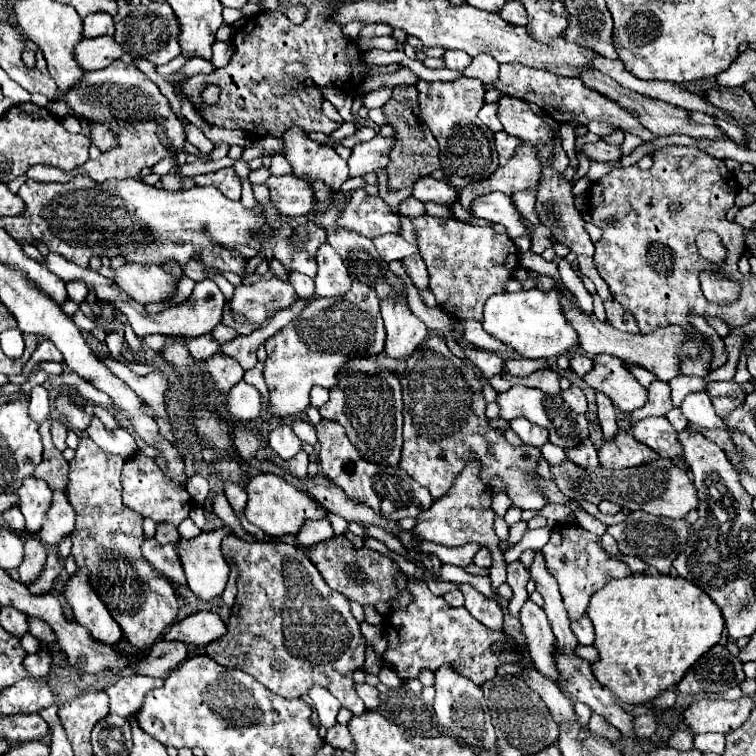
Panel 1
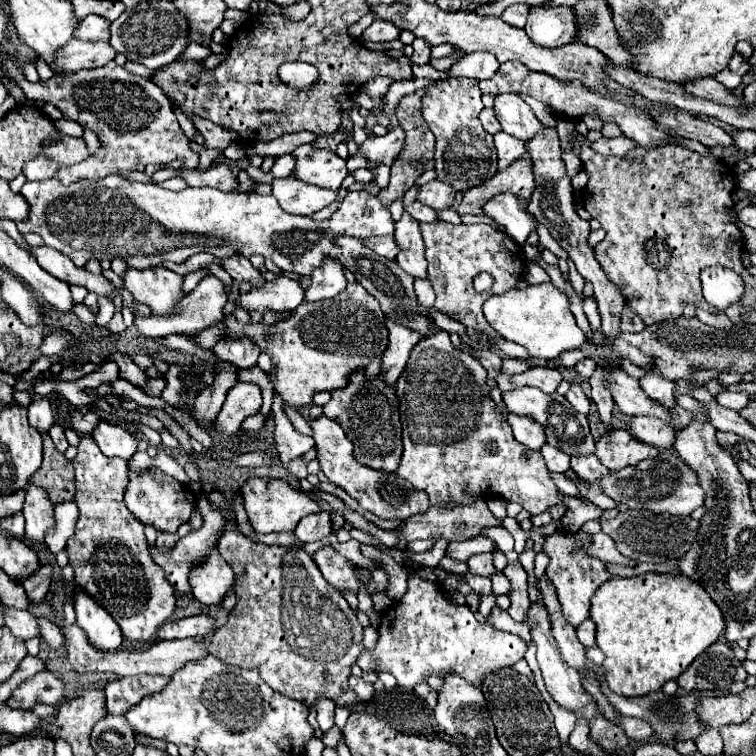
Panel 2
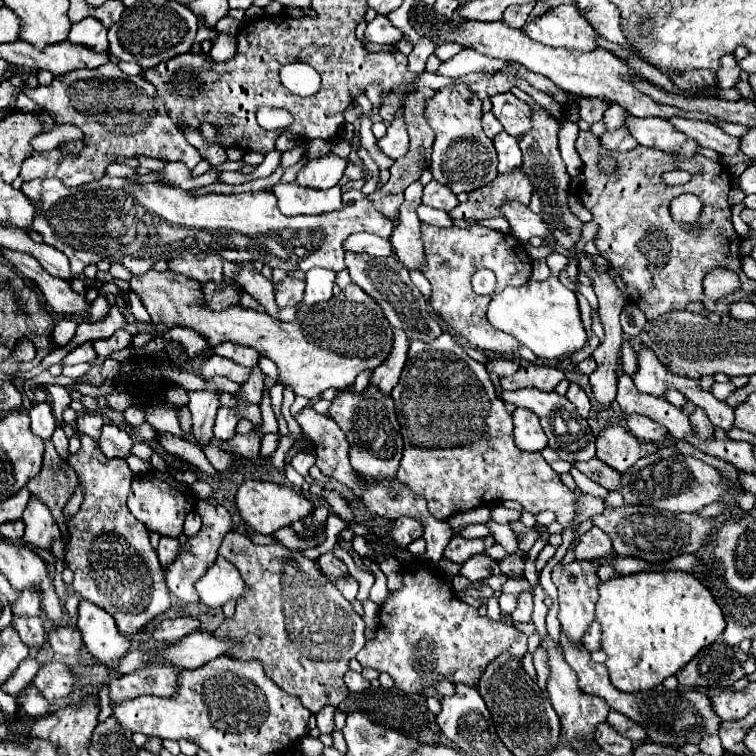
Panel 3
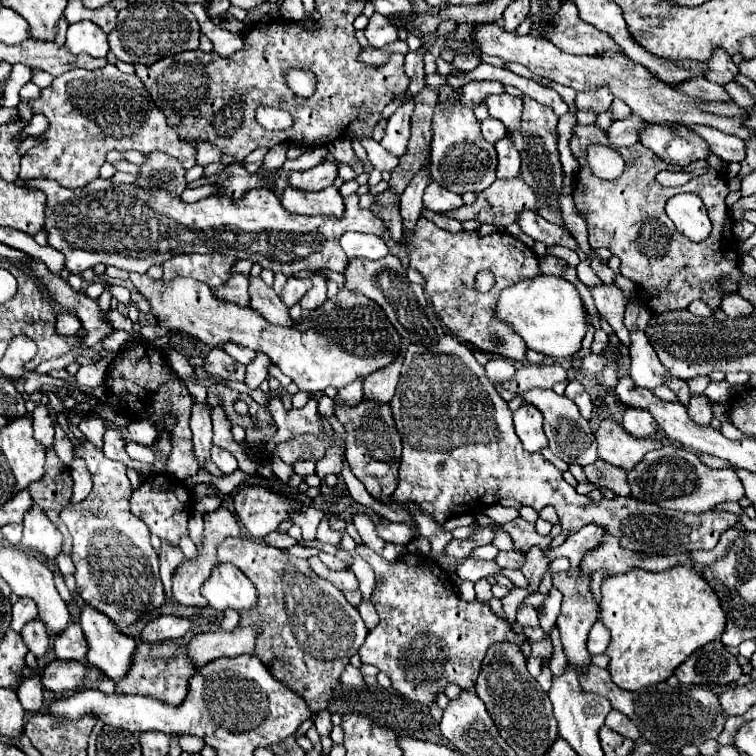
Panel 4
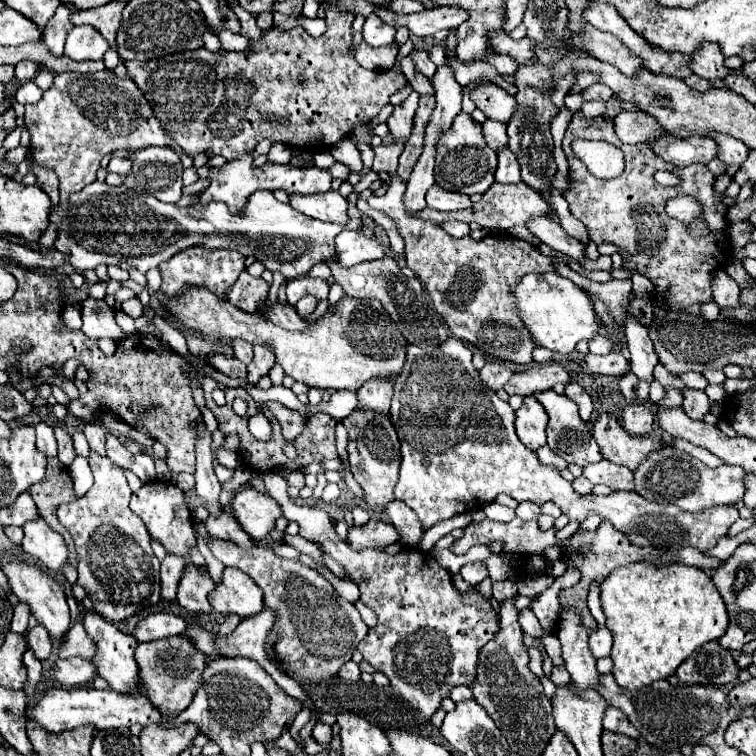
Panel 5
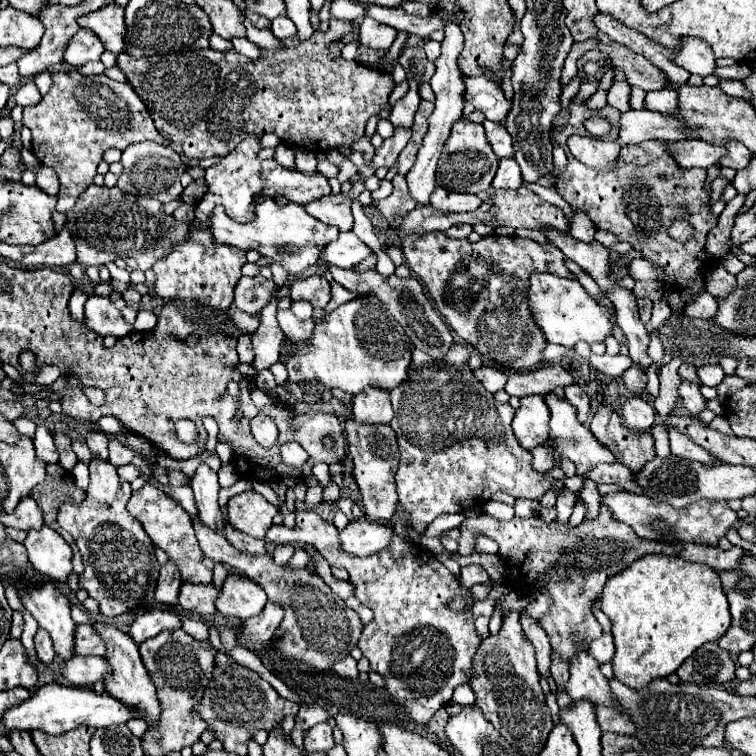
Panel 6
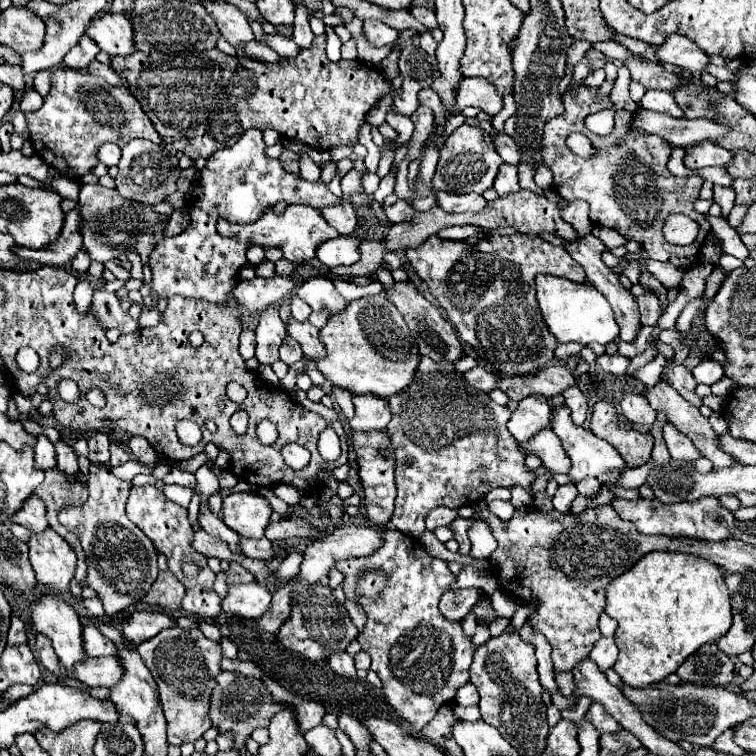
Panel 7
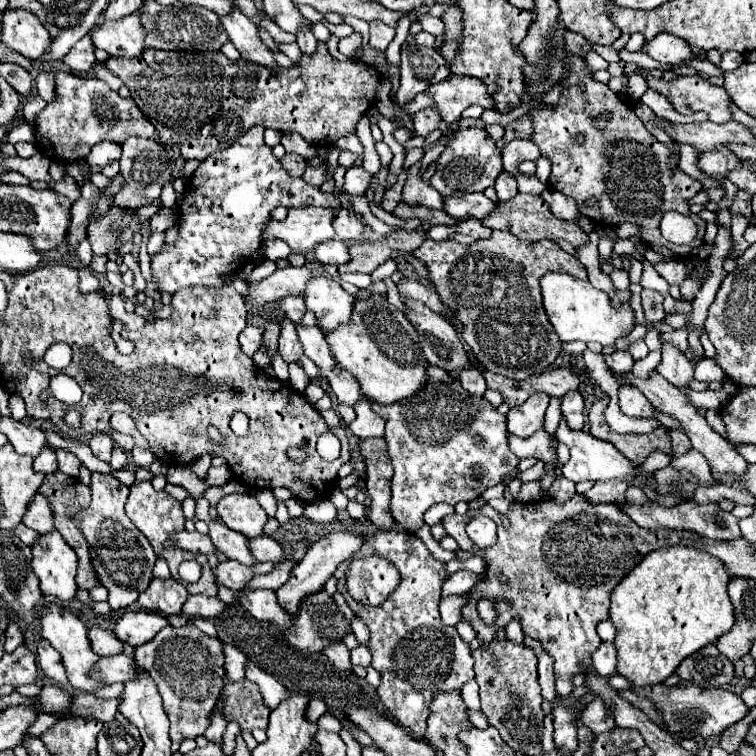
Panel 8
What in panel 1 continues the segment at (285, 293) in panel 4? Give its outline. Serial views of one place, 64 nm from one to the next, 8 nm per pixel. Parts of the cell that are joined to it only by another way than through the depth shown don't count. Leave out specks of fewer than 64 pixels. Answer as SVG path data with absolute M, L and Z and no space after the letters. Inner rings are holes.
M278 278L260 280L252 286L236 286L232 298L228 300L230 312L238 312L248 324L262 324L276 310L294 304L296 292L290 282L280 282Z

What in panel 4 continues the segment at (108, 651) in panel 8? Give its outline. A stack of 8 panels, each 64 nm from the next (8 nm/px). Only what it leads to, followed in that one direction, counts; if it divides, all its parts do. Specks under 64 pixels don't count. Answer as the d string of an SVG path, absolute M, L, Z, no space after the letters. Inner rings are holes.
M68 624L64 632L54 636L54 650L60 660L84 660L88 646L80 624Z

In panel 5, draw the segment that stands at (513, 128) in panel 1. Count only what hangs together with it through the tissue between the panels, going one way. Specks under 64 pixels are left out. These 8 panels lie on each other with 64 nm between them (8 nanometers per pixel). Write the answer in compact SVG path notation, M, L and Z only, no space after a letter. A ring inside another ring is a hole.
M484 84L476 90L472 90L472 100L488 118L504 122L504 124L510 122L514 110L518 106L514 96L510 96L500 86L492 86L492 84Z

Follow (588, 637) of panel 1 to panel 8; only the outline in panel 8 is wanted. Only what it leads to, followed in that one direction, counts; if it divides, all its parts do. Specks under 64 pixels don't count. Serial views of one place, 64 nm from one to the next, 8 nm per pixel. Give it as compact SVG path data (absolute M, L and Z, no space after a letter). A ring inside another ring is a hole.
M602 642L598 646L598 650L592 654L592 666L602 676L610 676L612 672L616 672L616 648L612 642Z

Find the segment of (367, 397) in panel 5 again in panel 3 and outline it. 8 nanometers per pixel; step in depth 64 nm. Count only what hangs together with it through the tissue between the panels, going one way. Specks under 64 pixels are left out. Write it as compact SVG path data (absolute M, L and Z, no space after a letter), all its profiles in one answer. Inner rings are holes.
M394 328L392 350L390 350L388 358L374 370L370 384L376 384L382 392L388 392L390 394L390 390L400 380L400 372L404 368L404 362L406 362L406 356L408 356L408 348L410 348L408 334L402 332L400 328Z

